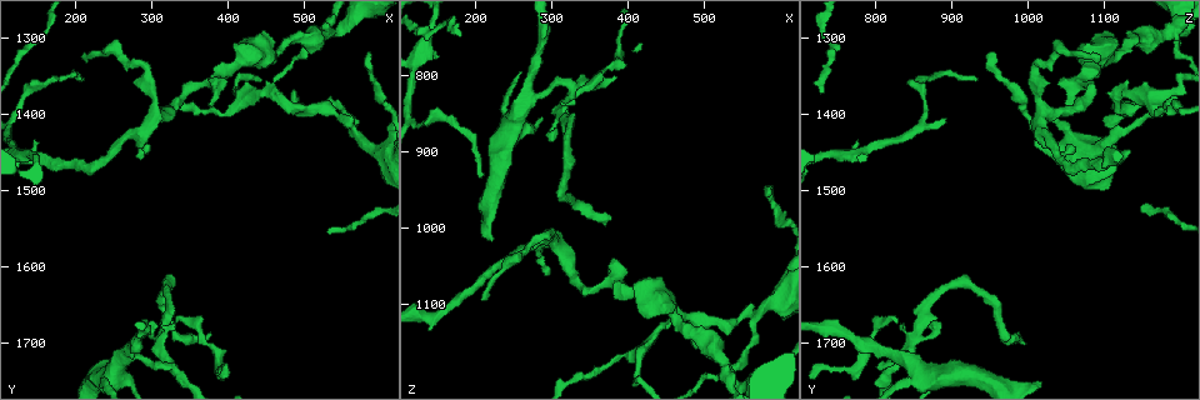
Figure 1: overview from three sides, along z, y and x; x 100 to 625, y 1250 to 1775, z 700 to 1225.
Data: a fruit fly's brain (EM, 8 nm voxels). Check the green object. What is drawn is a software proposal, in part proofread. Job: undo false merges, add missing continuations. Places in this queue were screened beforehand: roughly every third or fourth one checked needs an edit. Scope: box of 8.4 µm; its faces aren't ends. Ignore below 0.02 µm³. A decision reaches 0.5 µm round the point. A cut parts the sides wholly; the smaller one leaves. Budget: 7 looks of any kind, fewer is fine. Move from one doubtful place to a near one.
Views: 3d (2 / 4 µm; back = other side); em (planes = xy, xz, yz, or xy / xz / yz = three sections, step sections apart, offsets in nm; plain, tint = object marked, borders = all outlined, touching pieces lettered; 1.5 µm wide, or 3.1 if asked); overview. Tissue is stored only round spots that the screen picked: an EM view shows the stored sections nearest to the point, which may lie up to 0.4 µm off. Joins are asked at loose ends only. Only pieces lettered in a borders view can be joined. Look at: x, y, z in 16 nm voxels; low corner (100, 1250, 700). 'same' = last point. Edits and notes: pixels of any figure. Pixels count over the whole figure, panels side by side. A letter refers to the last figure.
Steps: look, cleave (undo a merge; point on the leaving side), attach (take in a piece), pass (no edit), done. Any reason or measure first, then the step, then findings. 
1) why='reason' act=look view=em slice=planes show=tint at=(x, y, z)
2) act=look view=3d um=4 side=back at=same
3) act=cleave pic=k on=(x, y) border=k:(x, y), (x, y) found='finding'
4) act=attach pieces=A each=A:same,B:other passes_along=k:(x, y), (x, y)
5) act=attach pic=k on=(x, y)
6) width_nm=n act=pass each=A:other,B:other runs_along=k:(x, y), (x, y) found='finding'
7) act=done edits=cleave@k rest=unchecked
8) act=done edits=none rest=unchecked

why='three arms meet' act=look view=3d um=2 at=(530, 1290, 1185)

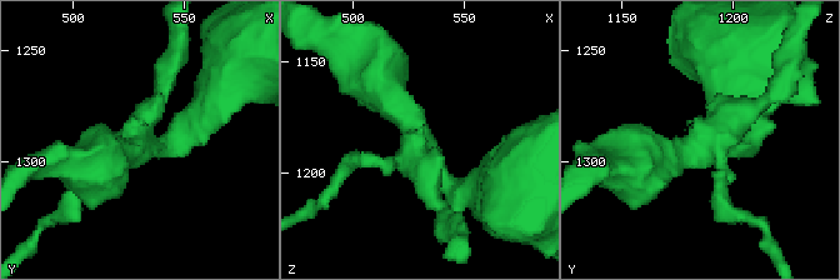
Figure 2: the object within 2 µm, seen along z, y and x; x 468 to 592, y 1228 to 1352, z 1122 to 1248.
arms=3 act=look view=em slice=planes show=plain at=(528, 1294, 1187)

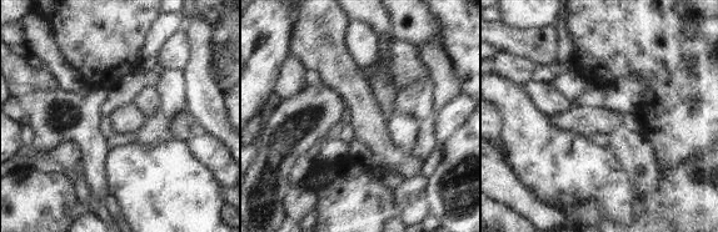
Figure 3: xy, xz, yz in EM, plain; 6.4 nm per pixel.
act=look view=em slice=planes show=borders at=same

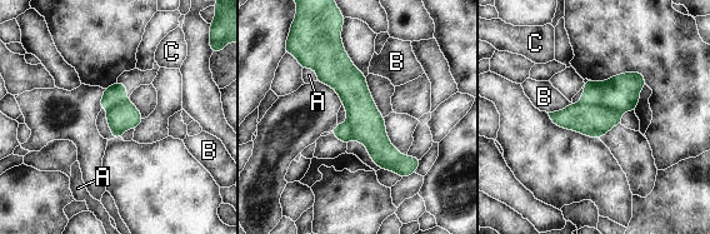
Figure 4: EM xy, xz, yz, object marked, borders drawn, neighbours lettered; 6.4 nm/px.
act=cleave pic=4 on=(594, 122) each=A:other,B:other,C:other found='a second cell is stuck on'

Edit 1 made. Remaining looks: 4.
why='redraw' act=look view=overview

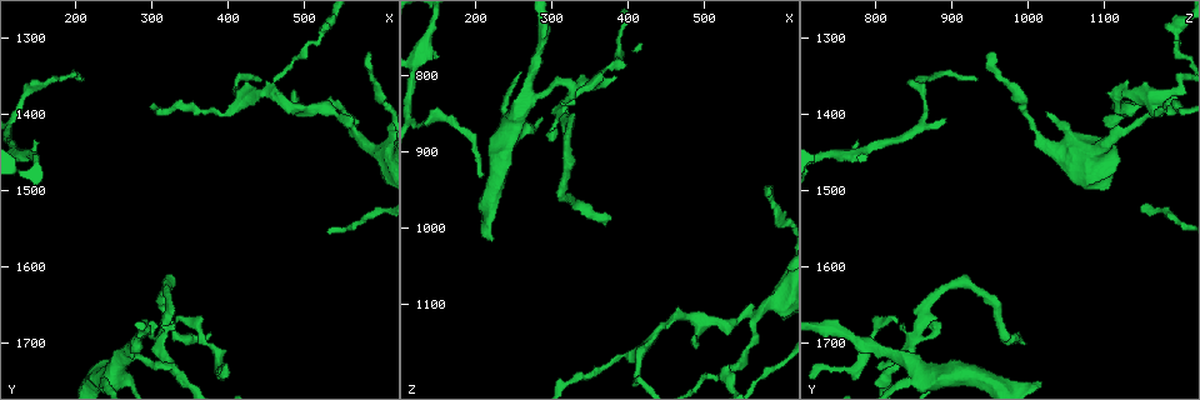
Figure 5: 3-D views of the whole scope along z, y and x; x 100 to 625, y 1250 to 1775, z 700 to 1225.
why='sharp bend' act=look view=em slice=xy step=4 show=tint at=(310, 1700, 850)

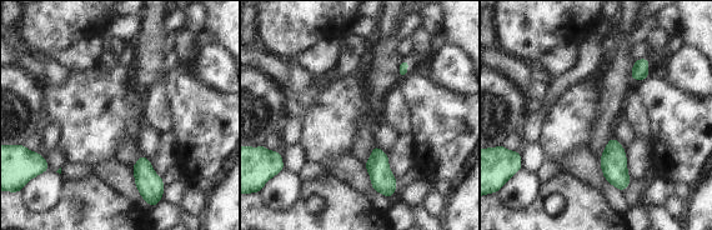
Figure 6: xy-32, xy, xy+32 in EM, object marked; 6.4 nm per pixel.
why='another direction' act=look view=em slice=planes show=tint at=same

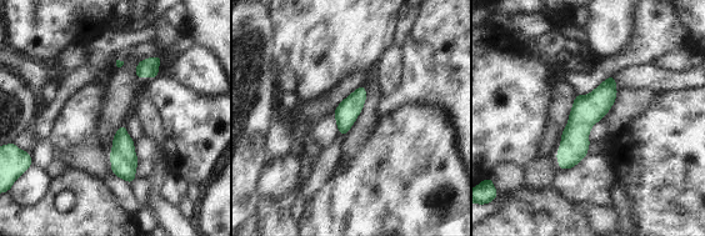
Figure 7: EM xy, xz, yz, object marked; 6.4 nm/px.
act=look view=em slice=planes show=borders at=same

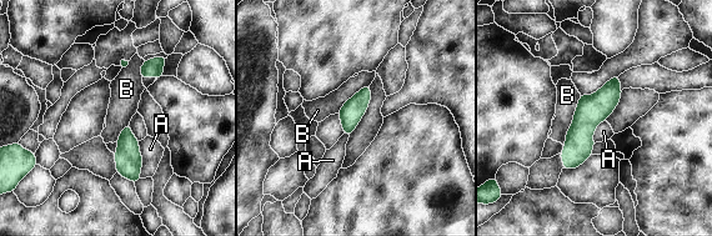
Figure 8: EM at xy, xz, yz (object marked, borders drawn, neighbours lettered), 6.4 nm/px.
act=pass each=A:other,B:other border=8:(138, 141), (143, 159), (141, 177) found='all the same cell'

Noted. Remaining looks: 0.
act=done edits=cleave@4 rest=unchecked

